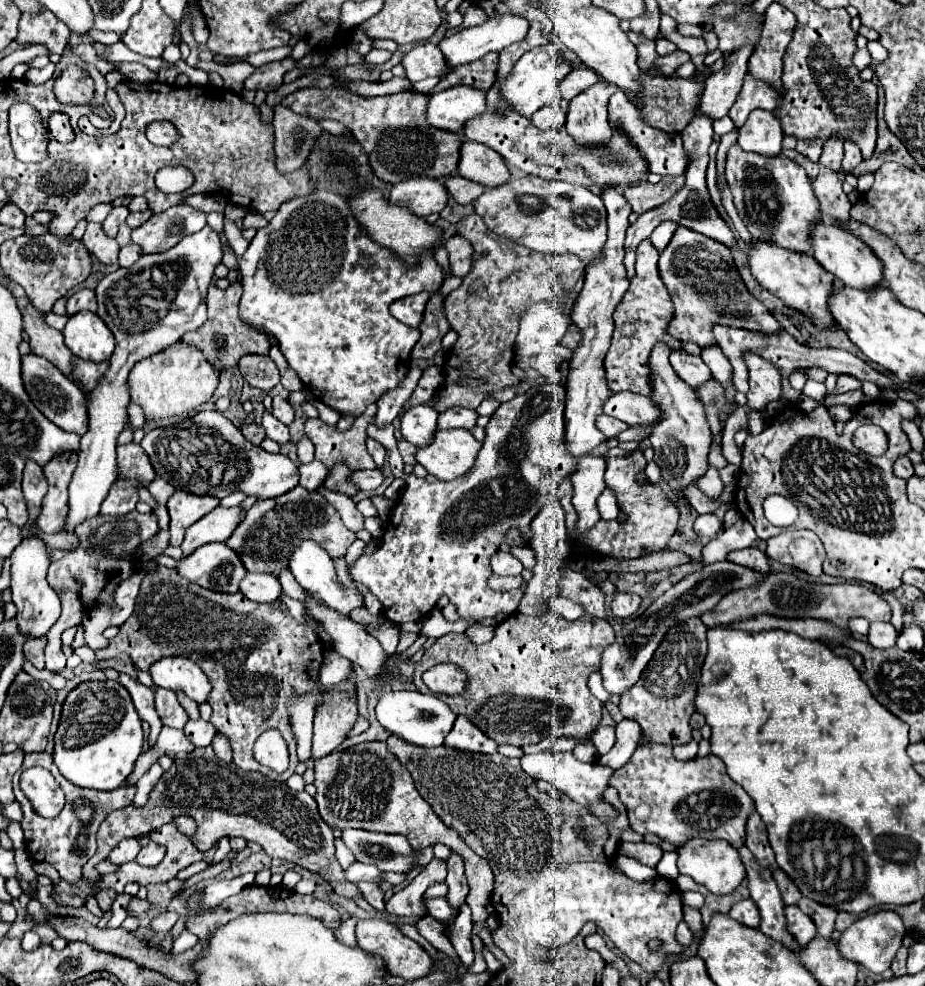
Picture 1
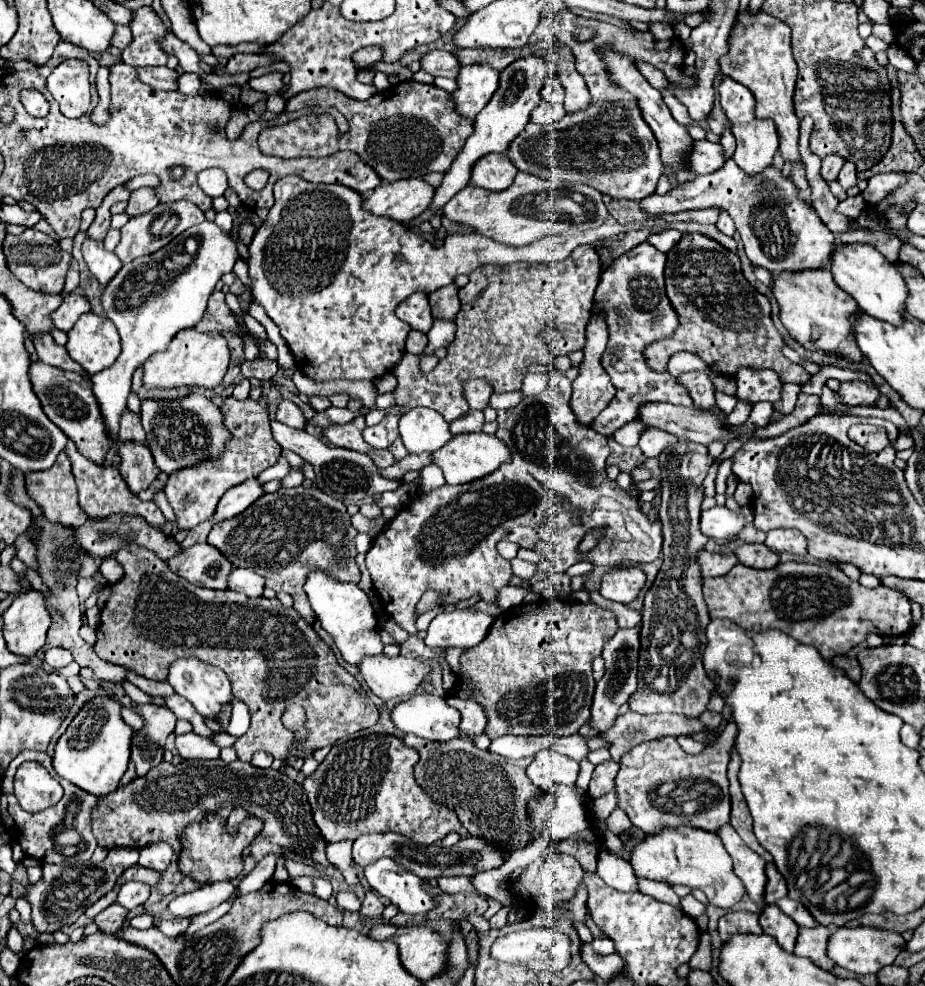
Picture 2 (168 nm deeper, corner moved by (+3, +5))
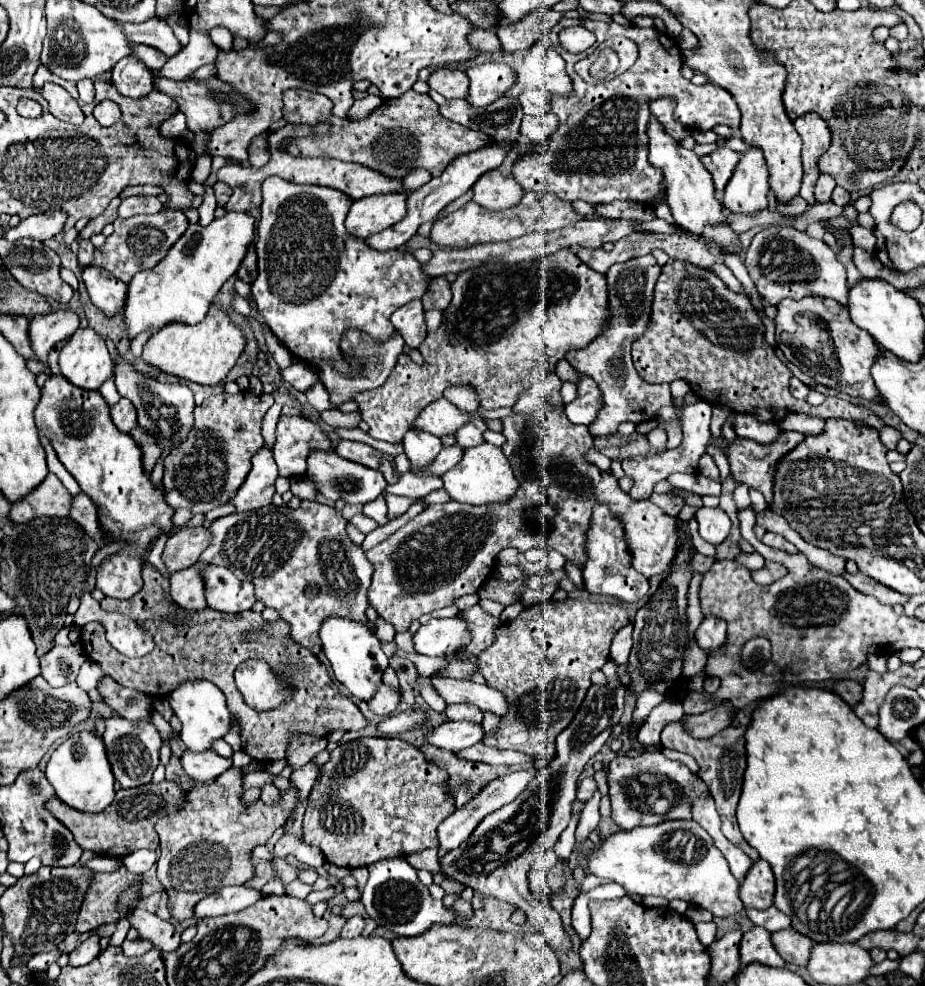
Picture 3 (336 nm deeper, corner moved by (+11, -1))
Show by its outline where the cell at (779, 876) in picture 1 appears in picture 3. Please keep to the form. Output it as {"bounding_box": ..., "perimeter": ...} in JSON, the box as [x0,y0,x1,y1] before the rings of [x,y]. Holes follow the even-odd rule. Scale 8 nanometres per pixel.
{"bounding_box":[740,862,774,910],"perimeter":[[[754,862],[744,882],[740,884],[740,900],[744,902],[744,908],[754,910],[766,910],[774,906],[774,874],[768,862]]]}

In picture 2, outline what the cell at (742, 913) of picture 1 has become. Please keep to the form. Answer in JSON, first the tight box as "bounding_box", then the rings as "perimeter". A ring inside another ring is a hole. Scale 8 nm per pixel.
{"bounding_box":[718,912,762,942],"perimeter":[[[726,912],[720,918],[718,924],[718,932],[722,942],[726,942],[728,938],[732,938],[734,934],[762,934],[762,928],[758,924],[758,916],[752,912]]]}

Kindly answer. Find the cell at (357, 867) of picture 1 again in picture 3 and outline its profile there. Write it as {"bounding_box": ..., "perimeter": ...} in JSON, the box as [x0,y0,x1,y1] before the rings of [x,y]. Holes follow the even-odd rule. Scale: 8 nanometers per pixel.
{"bounding_box":[362,858,454,936],"perimeter":[[[388,858],[368,866],[368,882],[362,892],[362,902],[366,912],[378,926],[392,930],[398,936],[418,936],[426,932],[432,924],[452,924],[454,910],[444,908],[442,902],[434,900],[428,888],[418,880],[416,870],[406,862],[406,858]]]}

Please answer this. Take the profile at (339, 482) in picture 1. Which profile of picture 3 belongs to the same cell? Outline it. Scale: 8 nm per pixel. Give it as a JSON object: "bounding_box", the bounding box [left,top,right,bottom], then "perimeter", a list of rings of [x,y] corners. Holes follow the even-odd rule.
{"bounding_box":[306,450,386,504],"perimeter":[[[312,450],[308,454],[308,470],[306,476],[314,482],[316,490],[330,502],[344,500],[348,504],[366,504],[386,490],[386,480],[378,470],[372,470],[368,466],[362,466],[352,460],[340,458],[336,452],[324,452],[324,450]]]}

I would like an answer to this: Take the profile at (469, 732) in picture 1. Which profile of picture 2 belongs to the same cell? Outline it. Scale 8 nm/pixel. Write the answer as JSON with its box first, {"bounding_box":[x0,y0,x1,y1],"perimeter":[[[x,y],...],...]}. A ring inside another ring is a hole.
{"bounding_box":[446,698,486,736],"perimeter":[[[446,698],[446,702],[462,712],[462,724],[460,730],[464,736],[476,736],[482,734],[486,728],[486,714],[484,708],[470,698]]]}

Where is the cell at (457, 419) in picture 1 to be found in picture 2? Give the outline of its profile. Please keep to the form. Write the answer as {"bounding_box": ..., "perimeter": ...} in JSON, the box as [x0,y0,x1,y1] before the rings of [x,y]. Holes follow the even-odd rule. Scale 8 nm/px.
{"bounding_box":[450,410,484,436],"perimeter":[[[468,410],[466,416],[462,416],[450,424],[450,432],[454,436],[468,434],[468,432],[482,432],[482,424],[484,424],[484,414],[480,410]]]}

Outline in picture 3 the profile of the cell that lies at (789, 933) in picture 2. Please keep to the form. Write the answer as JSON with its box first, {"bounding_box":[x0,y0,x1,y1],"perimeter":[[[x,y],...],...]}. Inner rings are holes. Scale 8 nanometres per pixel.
{"bounding_box":[740,926,784,966],"perimeter":[[[754,926],[742,936],[740,944],[740,956],[742,956],[742,966],[750,962],[762,962],[766,966],[784,966],[784,958],[776,952],[770,932],[764,930],[762,926]]]}

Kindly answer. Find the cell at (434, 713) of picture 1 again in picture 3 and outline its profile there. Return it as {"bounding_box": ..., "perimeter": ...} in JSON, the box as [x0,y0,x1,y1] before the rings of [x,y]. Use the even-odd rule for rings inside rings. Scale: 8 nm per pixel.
{"bounding_box":[426,720,484,752],"perimeter":[[[448,720],[428,730],[426,742],[448,752],[460,752],[480,742],[482,736],[484,736],[482,726],[476,726],[472,722],[450,722]]]}

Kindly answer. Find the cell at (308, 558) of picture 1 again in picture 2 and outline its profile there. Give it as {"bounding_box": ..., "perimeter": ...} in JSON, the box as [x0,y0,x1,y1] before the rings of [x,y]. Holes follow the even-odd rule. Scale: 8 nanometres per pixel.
{"bounding_box":[304,570,382,666],"perimeter":[[[314,570],[308,576],[308,582],[304,586],[312,610],[318,616],[318,622],[322,624],[322,628],[334,638],[336,648],[340,650],[342,658],[352,664],[352,666],[360,666],[360,662],[366,656],[378,656],[382,654],[382,640],[380,640],[380,624],[376,618],[376,612],[368,600],[368,596],[356,586],[356,584],[346,584],[346,582],[338,582],[332,576]]]}

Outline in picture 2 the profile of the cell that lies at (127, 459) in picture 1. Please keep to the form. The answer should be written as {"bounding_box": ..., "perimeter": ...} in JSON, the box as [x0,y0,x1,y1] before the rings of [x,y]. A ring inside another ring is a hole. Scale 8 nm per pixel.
{"bounding_box":[118,408,146,442],"perimeter":[[[128,408],[124,410],[124,416],[120,418],[120,432],[118,432],[118,438],[120,438],[122,442],[126,442],[126,440],[144,442],[144,440],[146,440],[144,428],[142,428],[142,424],[140,424],[140,414],[130,412]]]}

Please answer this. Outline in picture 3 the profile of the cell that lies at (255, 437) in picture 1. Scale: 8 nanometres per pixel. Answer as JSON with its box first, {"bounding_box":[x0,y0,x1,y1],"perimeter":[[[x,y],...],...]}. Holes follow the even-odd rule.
{"bounding_box":[164,392,274,514],"perimeter":[[[216,392],[196,406],[192,434],[164,458],[164,500],[168,506],[188,508],[192,514],[206,514],[222,506],[236,494],[252,468],[252,456],[262,448],[262,416],[274,404],[270,394],[254,396],[252,392],[226,394]]]}

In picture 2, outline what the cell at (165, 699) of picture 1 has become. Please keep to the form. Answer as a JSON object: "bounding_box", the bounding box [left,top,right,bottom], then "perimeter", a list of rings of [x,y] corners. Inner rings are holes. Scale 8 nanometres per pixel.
{"bounding_box":[132,704,174,776],"perimeter":[[[134,704],[136,714],[142,716],[144,728],[134,730],[132,736],[132,764],[138,776],[146,776],[162,762],[166,738],[174,732],[174,712],[156,704]]]}

